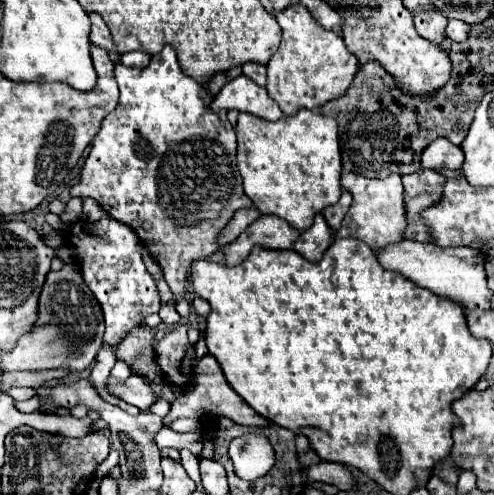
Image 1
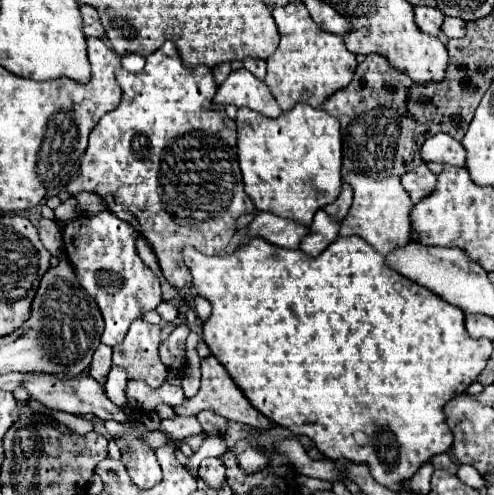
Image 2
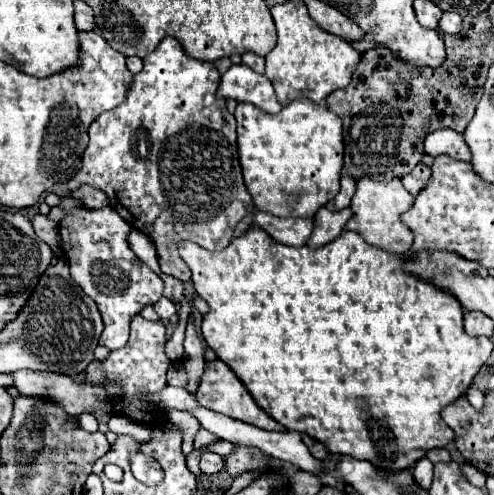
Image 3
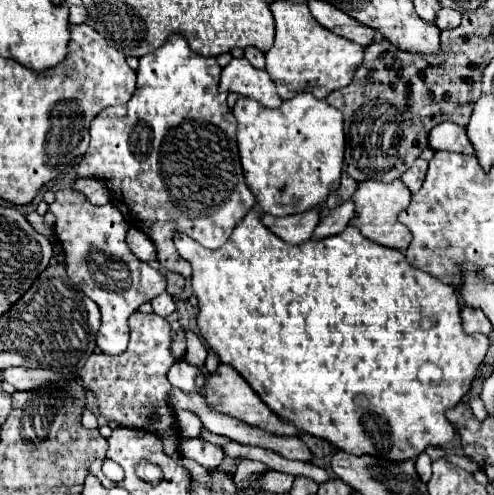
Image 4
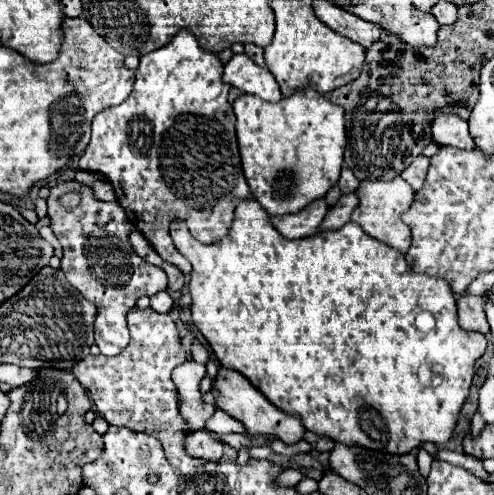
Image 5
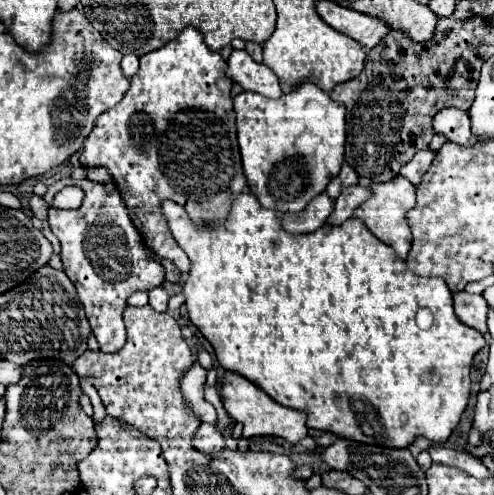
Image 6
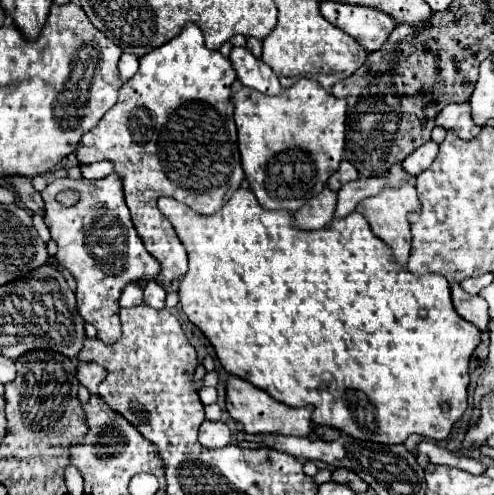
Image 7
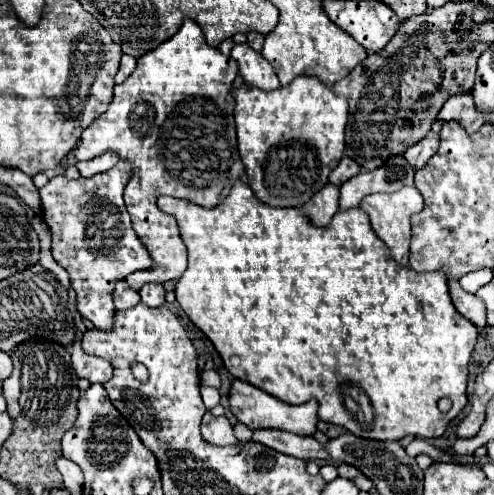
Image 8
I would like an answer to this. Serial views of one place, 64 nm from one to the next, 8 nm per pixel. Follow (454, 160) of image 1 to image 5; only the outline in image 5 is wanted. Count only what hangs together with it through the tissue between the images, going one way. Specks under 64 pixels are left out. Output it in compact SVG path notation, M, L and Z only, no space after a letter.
M436 114L432 120L432 138L440 146L456 146L464 150L472 150L476 146L468 132L468 120L458 114Z

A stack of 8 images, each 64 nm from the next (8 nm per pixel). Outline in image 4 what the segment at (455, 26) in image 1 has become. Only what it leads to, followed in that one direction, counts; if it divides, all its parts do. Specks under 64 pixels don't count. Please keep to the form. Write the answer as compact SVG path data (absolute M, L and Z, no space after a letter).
M440 8L440 12L436 14L436 26L440 30L444 28L452 28L452 26L458 26L460 24L460 12L452 10L452 8Z

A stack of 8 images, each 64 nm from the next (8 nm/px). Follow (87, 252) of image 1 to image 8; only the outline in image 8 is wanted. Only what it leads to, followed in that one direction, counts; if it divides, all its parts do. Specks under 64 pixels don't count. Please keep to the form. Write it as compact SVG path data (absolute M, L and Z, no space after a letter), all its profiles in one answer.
M120 160L108 172L78 180L54 176L40 188L42 218L52 232L54 260L70 274L72 288L78 296L78 312L100 330L112 328L112 284L124 280L130 272L152 266L148 250L136 236L122 200L130 176L132 164Z

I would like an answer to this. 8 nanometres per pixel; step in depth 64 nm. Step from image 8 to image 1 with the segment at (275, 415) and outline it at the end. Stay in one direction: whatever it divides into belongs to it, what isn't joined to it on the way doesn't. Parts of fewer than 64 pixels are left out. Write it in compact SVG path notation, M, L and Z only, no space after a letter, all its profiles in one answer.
M208 354L204 356L198 366L196 366L196 372L198 372L198 386L192 394L182 394L174 404L171 404L171 409L168 412L168 416L164 418L164 424L170 424L172 420L176 418L200 418L204 414L222 414L230 420L234 420L236 424L244 424L244 426L268 426L268 420L260 414L256 414L236 392L234 388L228 384L228 380L224 378L224 372L218 364L218 360Z

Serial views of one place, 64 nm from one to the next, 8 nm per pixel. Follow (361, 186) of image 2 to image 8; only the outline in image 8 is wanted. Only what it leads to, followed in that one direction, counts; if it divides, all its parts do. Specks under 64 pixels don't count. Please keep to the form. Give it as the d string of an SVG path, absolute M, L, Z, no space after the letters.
M406 186L398 192L386 194L386 192L378 192L378 194L370 194L360 202L360 208L364 208L364 212L370 216L372 228L378 234L378 238L388 246L390 256L400 264L400 266L408 266L408 246L410 246L410 216L422 212L424 202L422 202L422 194L418 192L416 186Z

